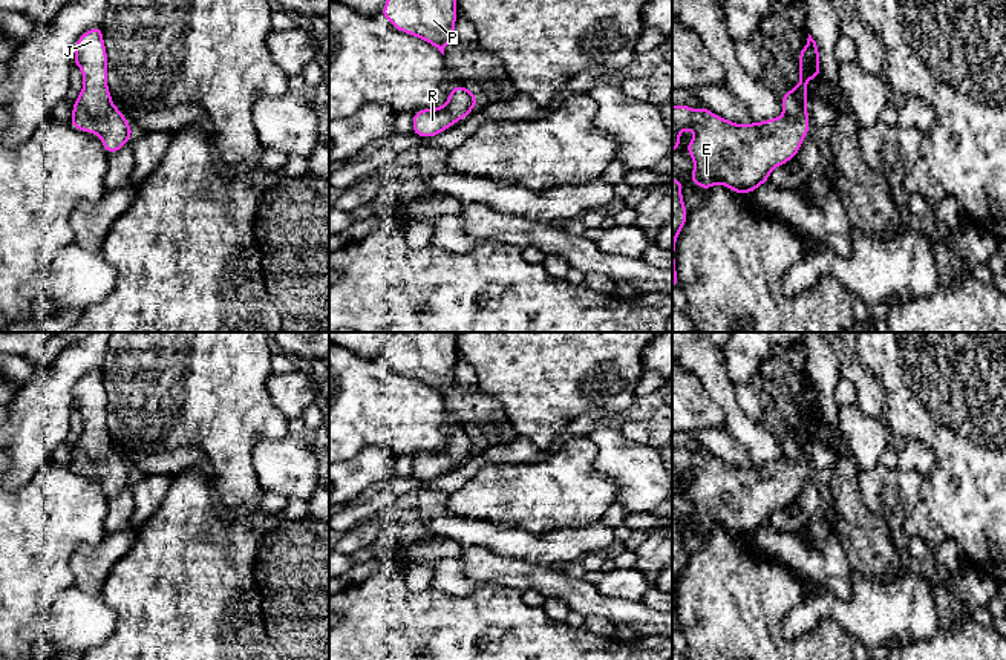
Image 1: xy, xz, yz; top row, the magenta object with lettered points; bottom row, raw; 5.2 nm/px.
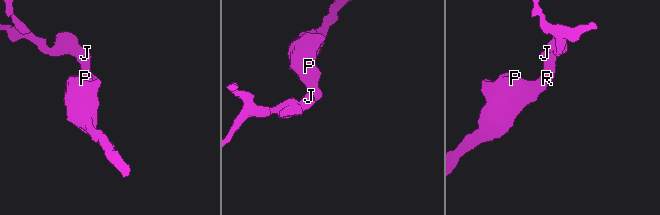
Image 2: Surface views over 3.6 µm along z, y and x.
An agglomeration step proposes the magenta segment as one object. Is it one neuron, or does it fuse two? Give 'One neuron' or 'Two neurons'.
One neuron

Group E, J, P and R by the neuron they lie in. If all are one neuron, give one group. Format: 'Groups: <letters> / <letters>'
Groups: E J P R

